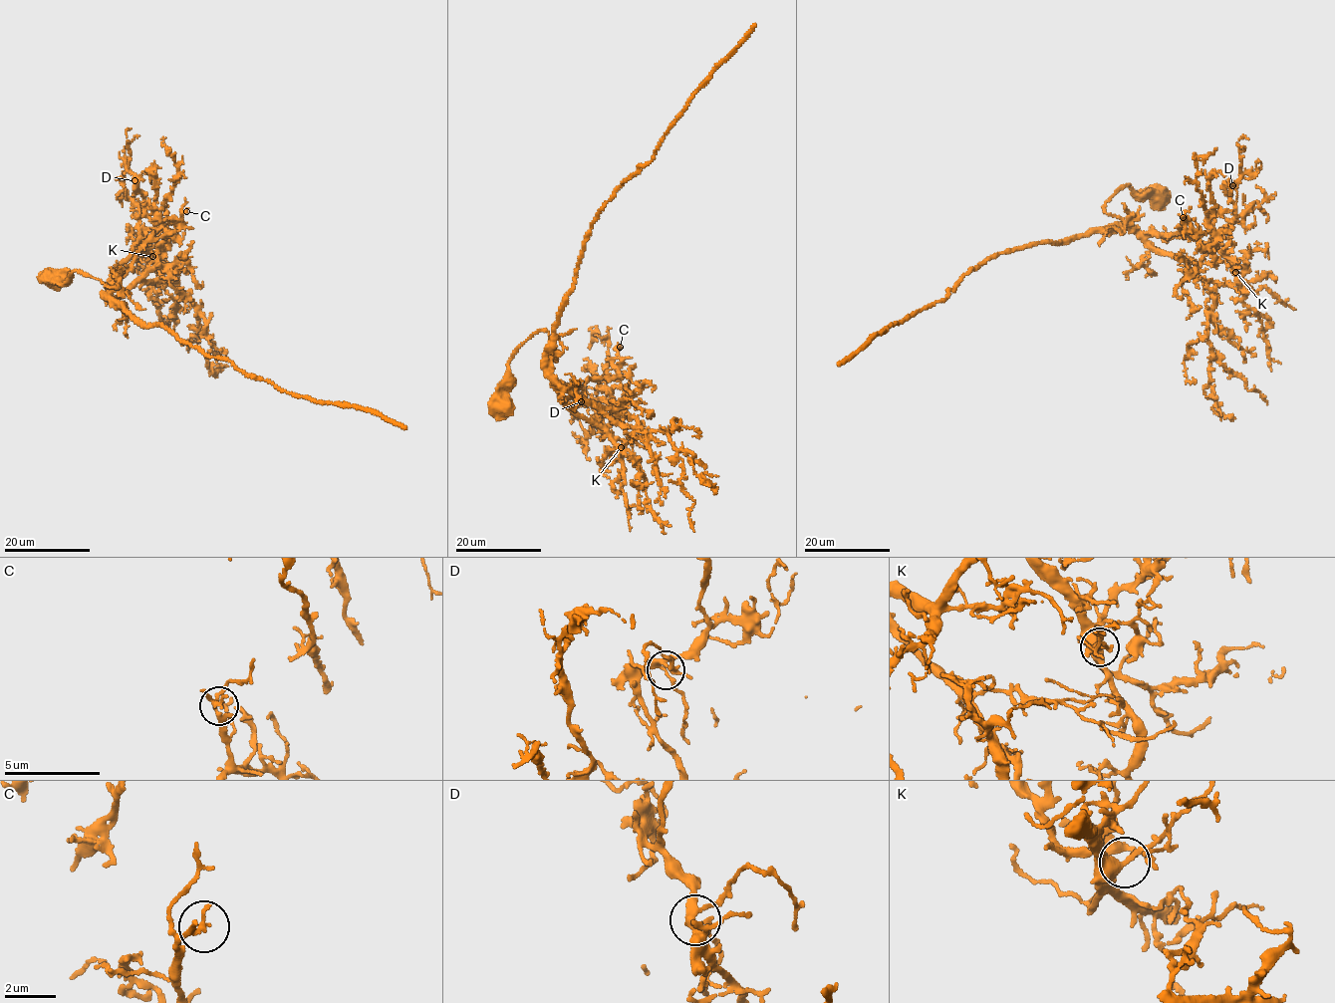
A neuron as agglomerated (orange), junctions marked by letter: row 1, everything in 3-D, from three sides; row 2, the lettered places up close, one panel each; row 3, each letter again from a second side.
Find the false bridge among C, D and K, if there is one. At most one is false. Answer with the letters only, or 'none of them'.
C

